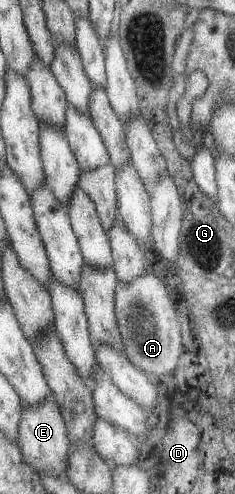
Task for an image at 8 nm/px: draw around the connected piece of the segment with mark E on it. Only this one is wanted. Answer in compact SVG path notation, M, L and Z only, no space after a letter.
M54 391L46 396L38 406L23 408L20 420L20 446L26 462L41 472L48 472L52 476L68 476L68 458L70 458L71 442L66 430L64 416L60 412L60 404L56 404Z

